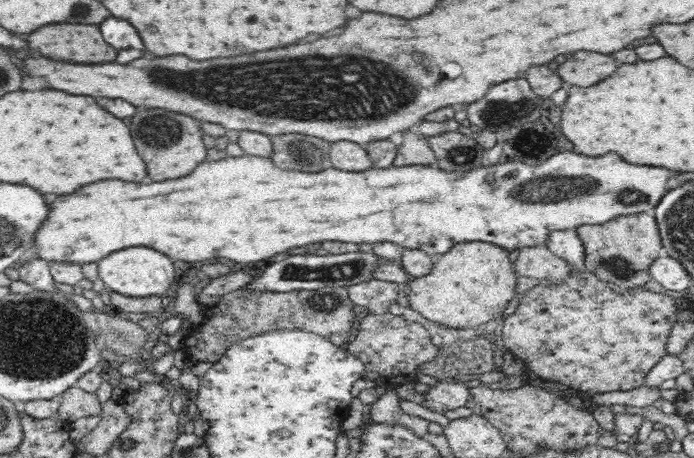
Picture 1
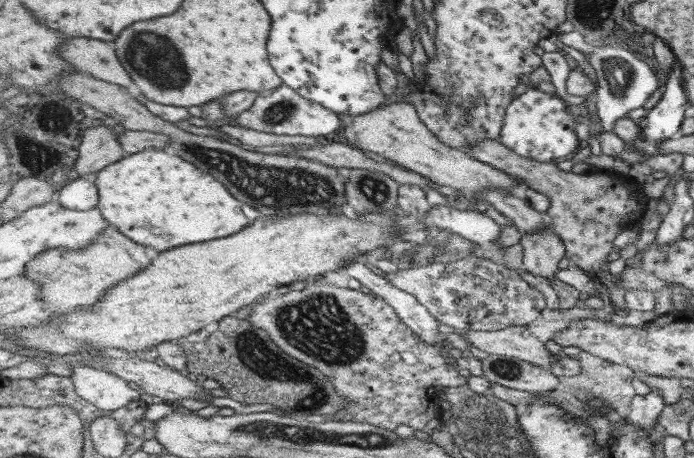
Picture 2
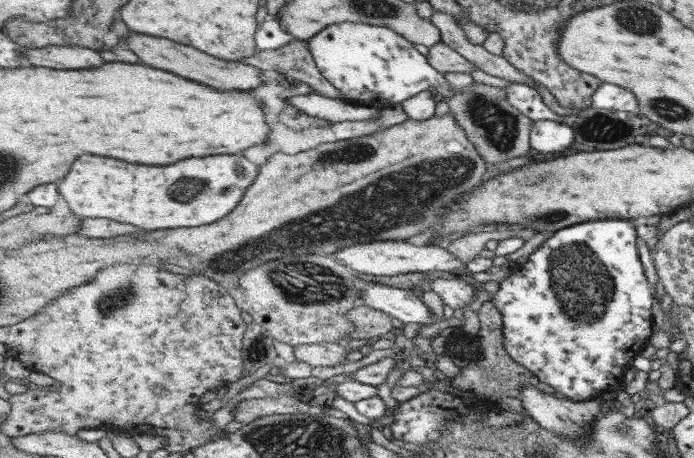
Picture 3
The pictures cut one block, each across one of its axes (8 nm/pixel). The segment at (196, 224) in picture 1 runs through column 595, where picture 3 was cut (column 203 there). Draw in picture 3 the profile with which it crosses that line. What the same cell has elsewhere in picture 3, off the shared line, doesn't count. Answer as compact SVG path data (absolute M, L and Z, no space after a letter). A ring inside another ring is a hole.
M231 154L187 158L169 166L143 166L103 156L83 156L58 188L70 210L80 217L111 218L151 231L193 228L213 224L233 213L258 180L257 172L257 164Z

